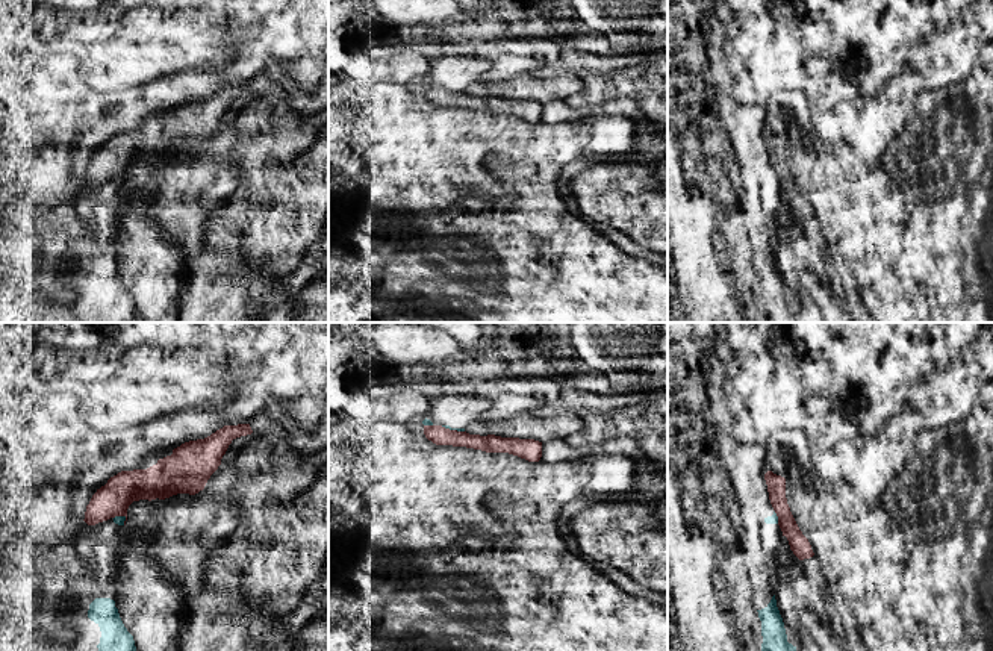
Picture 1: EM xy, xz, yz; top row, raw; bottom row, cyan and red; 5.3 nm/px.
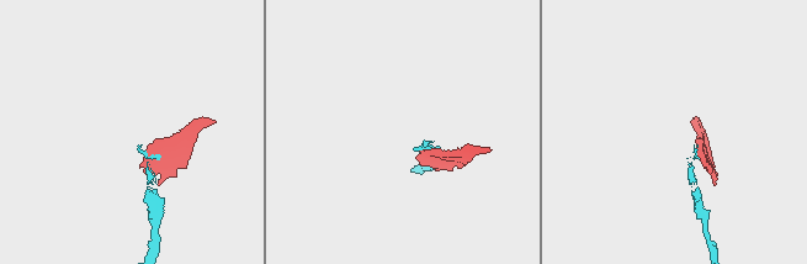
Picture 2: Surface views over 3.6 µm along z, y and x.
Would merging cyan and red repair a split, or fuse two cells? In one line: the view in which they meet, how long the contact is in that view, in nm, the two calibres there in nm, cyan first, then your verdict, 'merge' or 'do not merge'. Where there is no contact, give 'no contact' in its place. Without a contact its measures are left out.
xz | 130 nm | 20/100 nm | do not merge

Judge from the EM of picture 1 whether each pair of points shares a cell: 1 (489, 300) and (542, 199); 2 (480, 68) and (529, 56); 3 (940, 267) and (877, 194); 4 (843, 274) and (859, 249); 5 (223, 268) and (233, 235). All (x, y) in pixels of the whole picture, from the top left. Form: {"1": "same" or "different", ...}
{"1": "same", "2": "different", "3": "same", "4": "different", "5": "different"}

